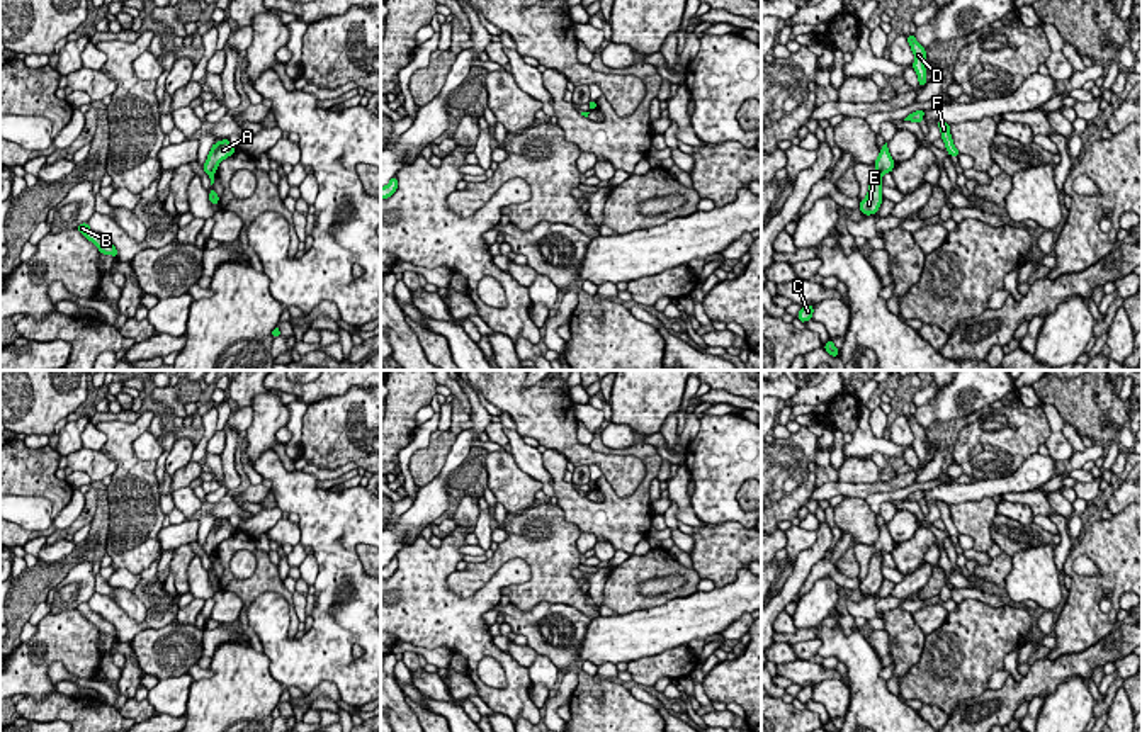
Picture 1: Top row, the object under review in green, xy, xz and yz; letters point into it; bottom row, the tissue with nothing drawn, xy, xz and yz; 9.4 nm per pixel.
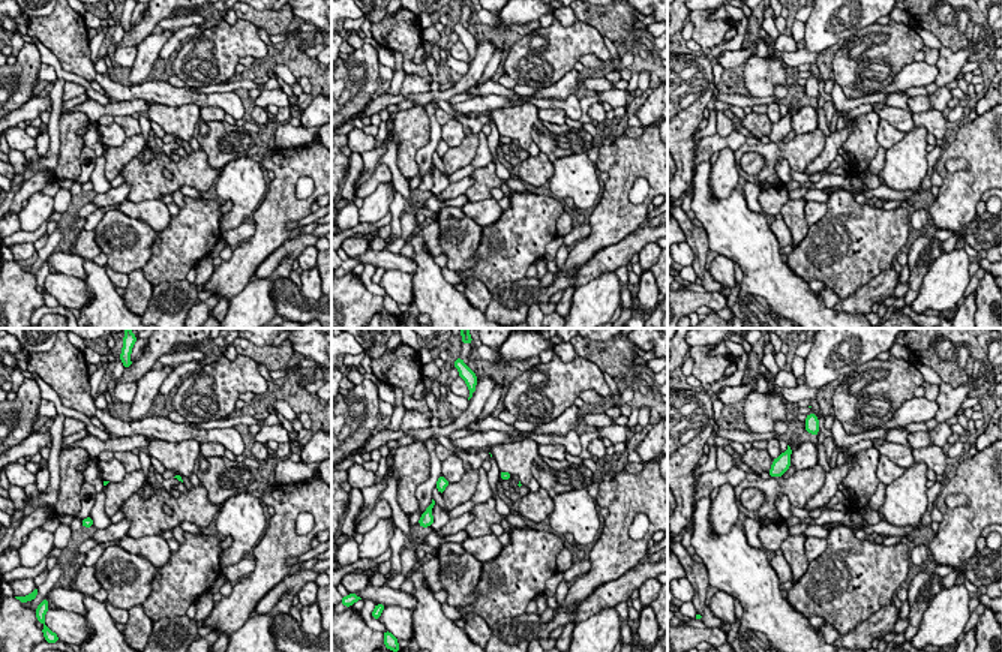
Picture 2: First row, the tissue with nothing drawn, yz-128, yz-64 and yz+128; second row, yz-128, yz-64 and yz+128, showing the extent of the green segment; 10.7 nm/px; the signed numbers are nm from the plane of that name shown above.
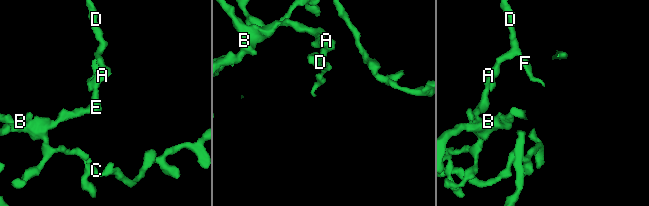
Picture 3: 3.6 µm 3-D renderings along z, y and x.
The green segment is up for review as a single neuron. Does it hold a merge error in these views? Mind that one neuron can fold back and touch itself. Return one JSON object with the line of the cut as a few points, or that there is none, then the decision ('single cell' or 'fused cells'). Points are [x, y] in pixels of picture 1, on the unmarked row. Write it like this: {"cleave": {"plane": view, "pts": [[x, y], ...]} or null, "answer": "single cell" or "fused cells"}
{"cleave": null, "answer": "single cell"}

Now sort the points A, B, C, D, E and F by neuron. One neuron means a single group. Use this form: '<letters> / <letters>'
A B C D E F

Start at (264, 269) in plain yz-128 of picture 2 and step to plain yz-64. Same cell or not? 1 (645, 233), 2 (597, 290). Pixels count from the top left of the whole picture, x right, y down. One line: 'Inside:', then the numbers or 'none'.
Inside: 1

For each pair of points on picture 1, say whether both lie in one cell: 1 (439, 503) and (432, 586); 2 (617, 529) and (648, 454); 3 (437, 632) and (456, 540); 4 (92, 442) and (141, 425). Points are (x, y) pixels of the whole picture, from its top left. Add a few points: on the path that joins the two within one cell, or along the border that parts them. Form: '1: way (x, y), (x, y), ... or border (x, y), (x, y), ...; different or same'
1: border (420, 534), (415, 537); different
2: way (634, 510), (650, 472); same
3: way (437, 610), (437, 566), (440, 563); same
4: border (94, 425), (106, 437), (101, 450); different

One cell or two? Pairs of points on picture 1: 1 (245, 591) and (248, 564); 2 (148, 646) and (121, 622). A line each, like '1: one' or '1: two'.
1: two
2: two

